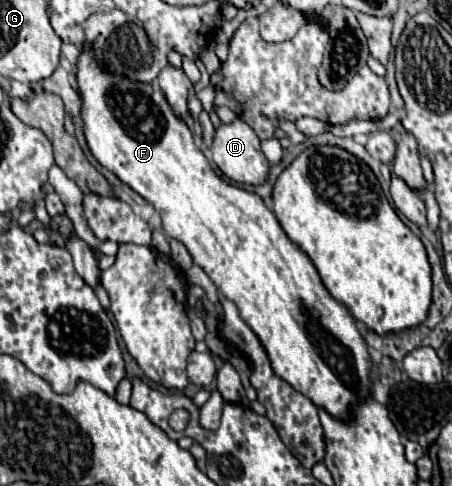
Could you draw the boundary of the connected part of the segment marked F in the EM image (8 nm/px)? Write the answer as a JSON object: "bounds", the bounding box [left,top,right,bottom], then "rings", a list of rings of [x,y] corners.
{"bounds":[77,42,371,418],"rings":[[[83,42],[79,48],[77,90],[81,94],[83,134],[97,162],[153,204],[161,216],[165,234],[183,242],[193,262],[201,266],[217,290],[239,308],[241,318],[265,346],[275,374],[331,416],[347,418],[351,404],[365,400],[371,392],[371,358],[367,344],[349,310],[327,292],[309,256],[287,238],[261,196],[221,180],[205,154],[195,146],[193,132],[173,114],[163,90],[103,68],[95,58],[93,42]]]}

